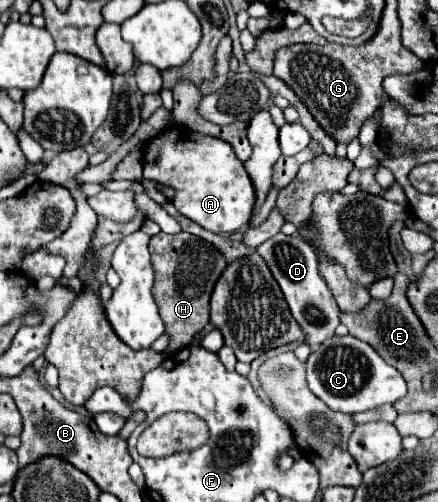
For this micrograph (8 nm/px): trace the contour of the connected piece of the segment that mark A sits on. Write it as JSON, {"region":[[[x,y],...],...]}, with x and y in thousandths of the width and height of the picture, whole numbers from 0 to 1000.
{"region":[[[393,255],[406,259],[411,271],[356,271],[347,279],[338,279],[333,287],[342,287],[329,299],[329,347],[338,359],[361,363],[370,371],[388,371],[397,378],[397,394],[393,406],[402,410],[402,418],[411,426],[420,426],[425,434],[434,434],[438,442],[457,446],[461,454],[479,458],[479,462],[539,462],[566,450],[571,426],[575,426],[575,410],[580,410],[580,371],[571,363],[566,343],[557,339],[553,323],[543,319],[543,311],[534,307],[534,295],[521,283],[507,283],[507,275],[489,275],[479,267],[452,267],[452,263],[420,263],[411,255]]]}

